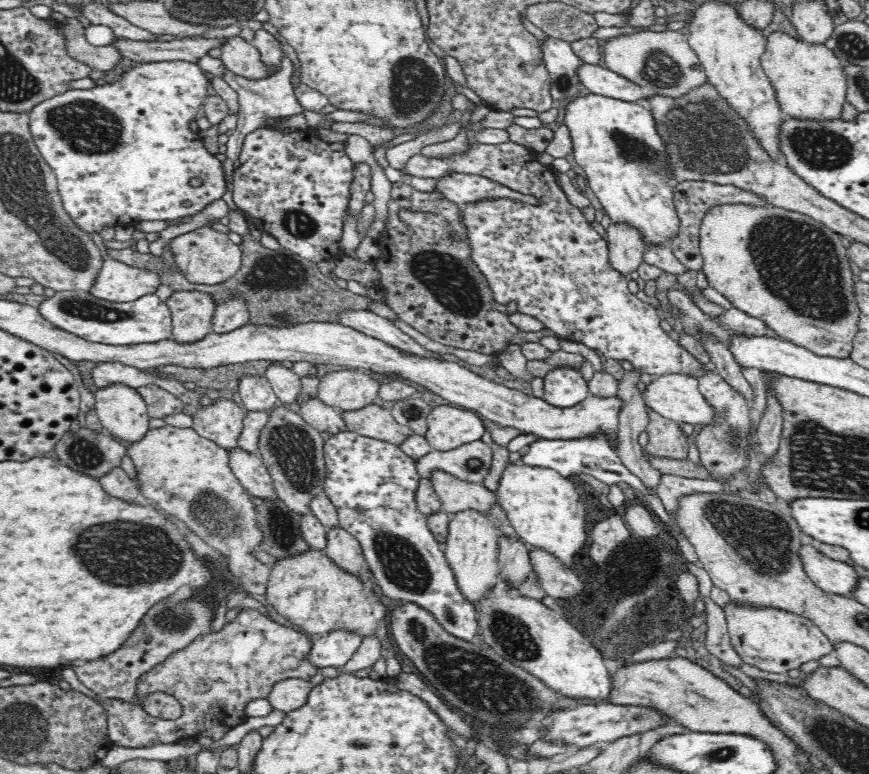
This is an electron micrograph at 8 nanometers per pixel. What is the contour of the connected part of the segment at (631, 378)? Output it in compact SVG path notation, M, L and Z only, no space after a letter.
M632 368L624 371L623 376L619 379L618 393L622 400L622 408L619 412L618 430L616 432L615 451L623 462L623 465L633 474L636 475L646 487L657 489L661 479L661 472L657 471L649 461L642 456L642 446L638 443L638 434L645 430L649 422L648 413L646 413L646 403L642 399L642 393L639 392L637 384L640 382L641 371Z

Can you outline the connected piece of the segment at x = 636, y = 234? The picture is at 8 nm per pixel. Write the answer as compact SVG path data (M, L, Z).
M612 221L605 239L609 248L609 261L614 270L629 276L632 270L642 264L647 242L637 228L625 222Z

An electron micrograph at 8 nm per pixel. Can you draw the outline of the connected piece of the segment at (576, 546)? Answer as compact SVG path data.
M508 460L498 484L498 503L506 512L516 535L530 547L545 549L560 559L562 565L576 566L573 560L582 548L585 551L589 539L586 510L576 486L555 470L528 466L522 460Z

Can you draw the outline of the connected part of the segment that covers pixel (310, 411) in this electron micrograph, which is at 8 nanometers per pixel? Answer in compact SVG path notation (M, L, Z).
M308 396L308 400L300 402L298 412L310 426L319 431L329 430L336 434L340 430L347 430L346 423L339 409L324 404L317 396Z

